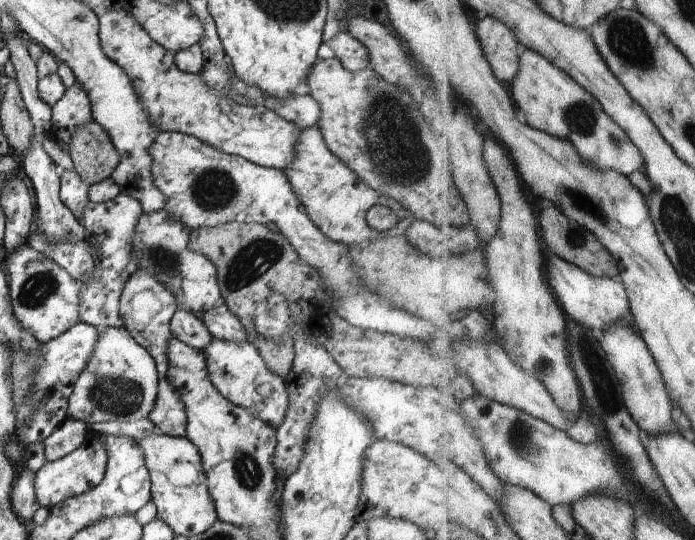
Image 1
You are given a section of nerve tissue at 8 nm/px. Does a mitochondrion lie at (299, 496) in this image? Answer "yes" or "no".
no

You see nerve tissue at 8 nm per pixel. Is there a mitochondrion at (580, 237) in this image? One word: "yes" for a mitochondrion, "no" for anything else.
yes

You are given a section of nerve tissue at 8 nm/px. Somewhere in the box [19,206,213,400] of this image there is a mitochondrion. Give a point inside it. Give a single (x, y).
(166, 263)

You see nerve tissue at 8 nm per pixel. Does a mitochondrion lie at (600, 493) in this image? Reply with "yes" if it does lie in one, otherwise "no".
no

